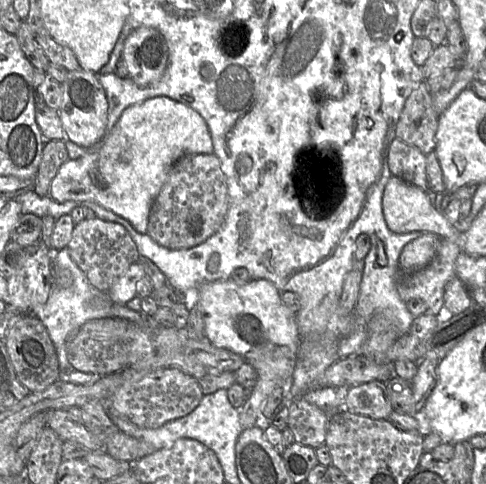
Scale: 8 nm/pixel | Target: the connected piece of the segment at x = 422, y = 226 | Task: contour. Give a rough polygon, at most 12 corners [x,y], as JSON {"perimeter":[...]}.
{"perimeter":[[391,176],[383,217],[396,234],[422,231],[459,244],[464,234],[425,191]]}

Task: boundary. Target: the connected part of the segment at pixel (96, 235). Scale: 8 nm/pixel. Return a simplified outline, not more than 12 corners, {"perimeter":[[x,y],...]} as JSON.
{"perimeter":[[76,224],[67,247],[105,292],[140,258],[121,224]]}

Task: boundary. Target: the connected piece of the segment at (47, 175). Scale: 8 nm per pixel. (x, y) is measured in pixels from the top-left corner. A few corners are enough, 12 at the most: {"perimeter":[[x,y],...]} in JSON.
{"perimeter":[[65,140],[44,145],[34,191],[49,195],[59,168],[69,159]]}

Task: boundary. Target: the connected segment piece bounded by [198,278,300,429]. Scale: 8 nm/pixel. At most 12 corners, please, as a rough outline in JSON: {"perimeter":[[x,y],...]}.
{"perimeter":[[266,279],[198,288],[205,336],[257,381],[240,410],[257,426],[292,379],[296,314]]}

